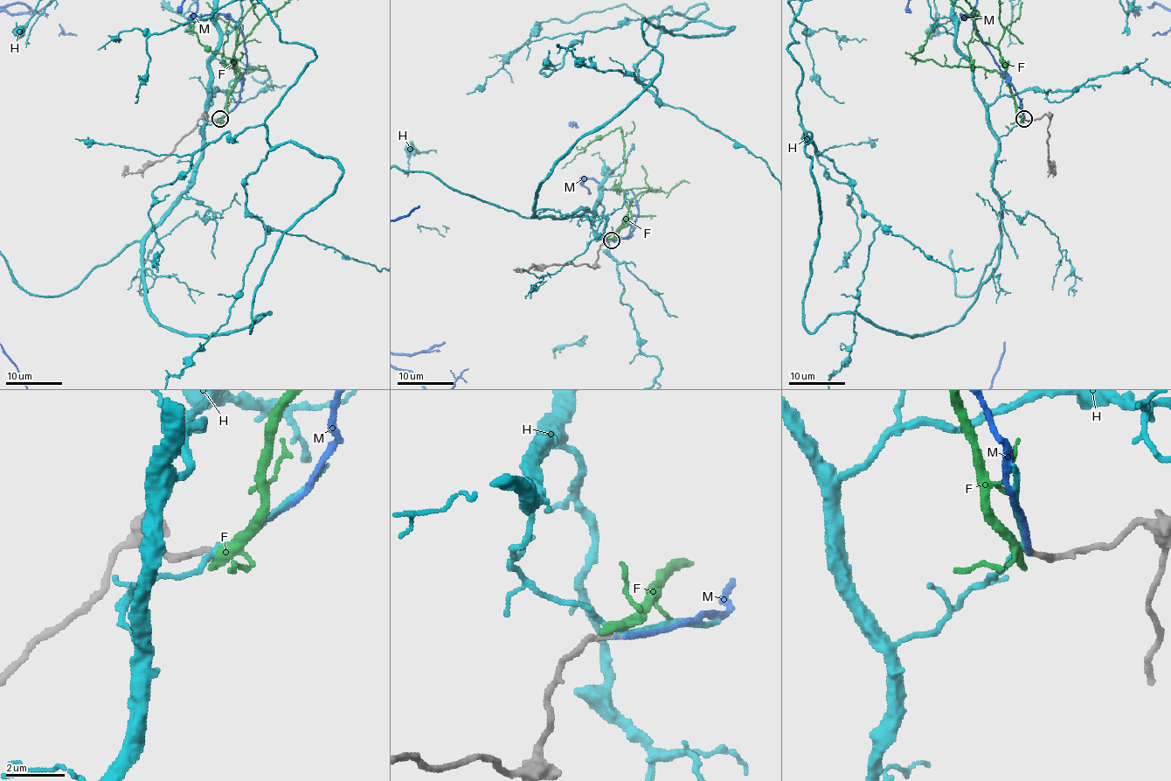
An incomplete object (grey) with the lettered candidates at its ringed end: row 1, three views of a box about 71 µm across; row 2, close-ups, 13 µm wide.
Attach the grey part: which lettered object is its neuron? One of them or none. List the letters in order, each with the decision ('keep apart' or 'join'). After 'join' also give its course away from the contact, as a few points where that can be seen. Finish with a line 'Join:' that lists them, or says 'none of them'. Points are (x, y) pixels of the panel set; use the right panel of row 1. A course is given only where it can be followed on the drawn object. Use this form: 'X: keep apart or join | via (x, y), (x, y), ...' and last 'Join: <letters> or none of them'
F: keep apart
H: keep apart
M: join
Join: M

